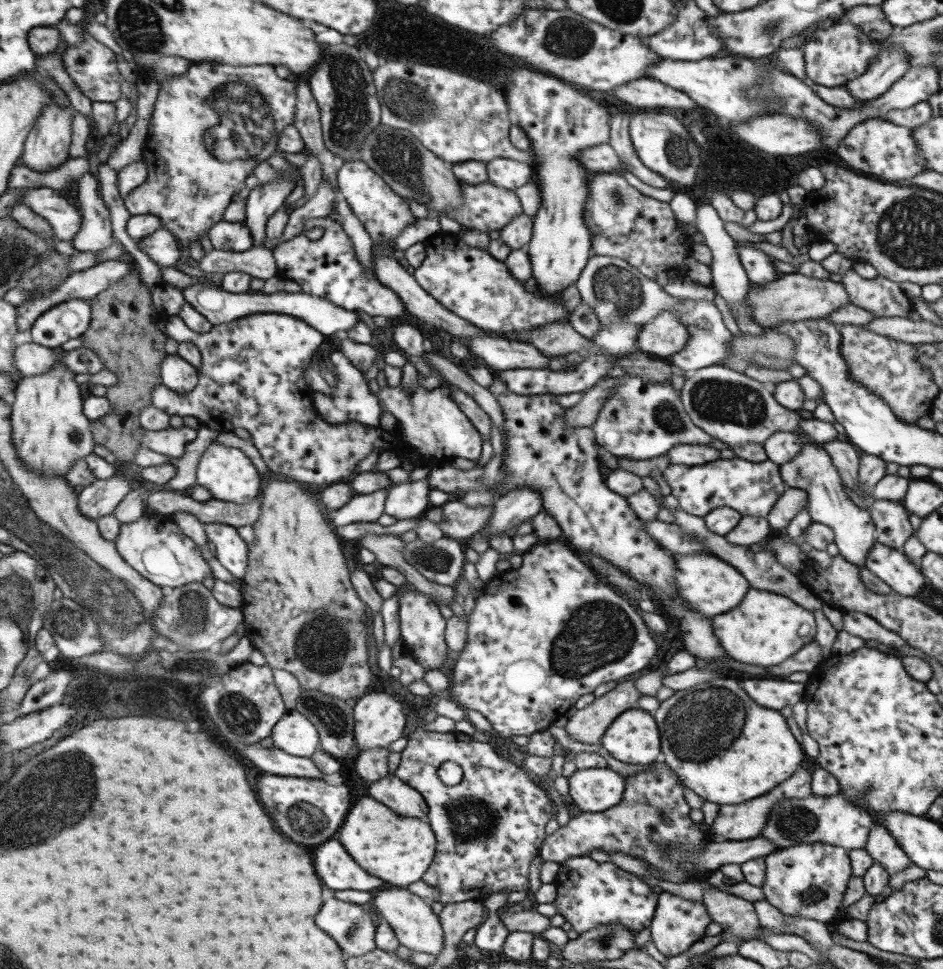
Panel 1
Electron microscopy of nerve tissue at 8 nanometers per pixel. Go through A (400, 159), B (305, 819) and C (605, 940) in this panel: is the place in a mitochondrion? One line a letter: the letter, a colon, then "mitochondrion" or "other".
A: mitochondrion
B: mitochondrion
C: mitochondrion

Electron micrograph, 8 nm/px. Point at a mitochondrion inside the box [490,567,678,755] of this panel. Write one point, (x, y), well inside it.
(598, 633)

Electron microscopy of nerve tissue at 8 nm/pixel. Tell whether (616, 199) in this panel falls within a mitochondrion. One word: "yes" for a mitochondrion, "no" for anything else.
yes

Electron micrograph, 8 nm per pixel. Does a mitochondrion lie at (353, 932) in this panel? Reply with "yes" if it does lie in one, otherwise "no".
yes

